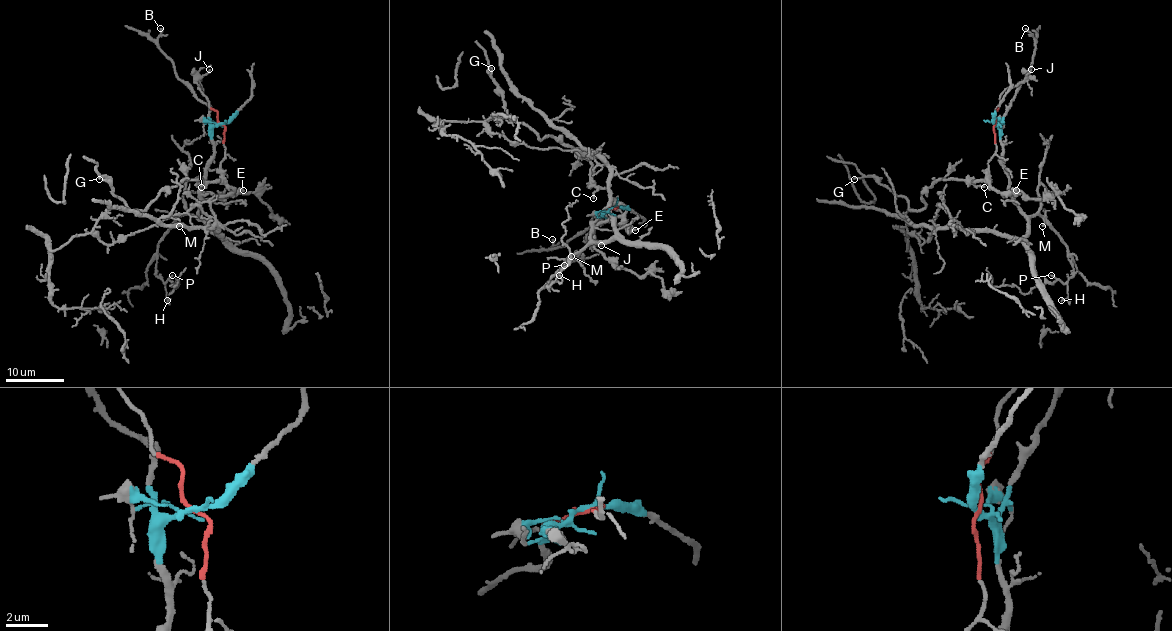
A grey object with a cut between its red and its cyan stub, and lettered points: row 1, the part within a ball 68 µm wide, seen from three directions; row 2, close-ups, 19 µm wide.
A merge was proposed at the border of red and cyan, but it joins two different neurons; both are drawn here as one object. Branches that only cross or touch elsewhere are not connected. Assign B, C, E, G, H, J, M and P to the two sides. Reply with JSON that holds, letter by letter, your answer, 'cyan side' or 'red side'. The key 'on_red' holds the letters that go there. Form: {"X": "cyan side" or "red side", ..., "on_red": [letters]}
{"B": "cyan side", "C": "red side", "E": "red side", "G": "red side", "H": "cyan side", "J": "red side", "M": "cyan side", "P": "cyan side", "on_red": ["C", "E", "G", "J"]}

